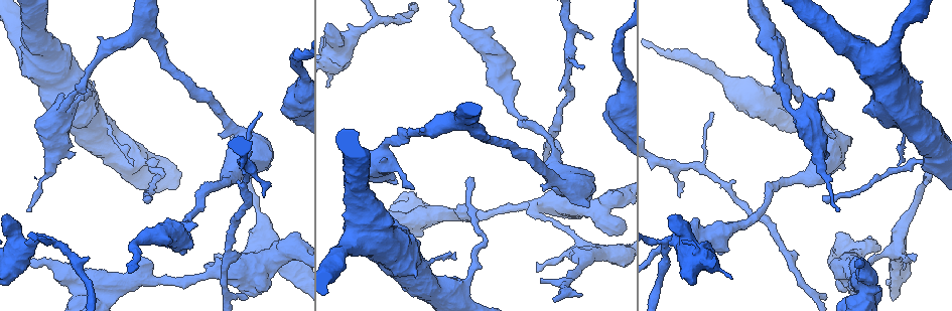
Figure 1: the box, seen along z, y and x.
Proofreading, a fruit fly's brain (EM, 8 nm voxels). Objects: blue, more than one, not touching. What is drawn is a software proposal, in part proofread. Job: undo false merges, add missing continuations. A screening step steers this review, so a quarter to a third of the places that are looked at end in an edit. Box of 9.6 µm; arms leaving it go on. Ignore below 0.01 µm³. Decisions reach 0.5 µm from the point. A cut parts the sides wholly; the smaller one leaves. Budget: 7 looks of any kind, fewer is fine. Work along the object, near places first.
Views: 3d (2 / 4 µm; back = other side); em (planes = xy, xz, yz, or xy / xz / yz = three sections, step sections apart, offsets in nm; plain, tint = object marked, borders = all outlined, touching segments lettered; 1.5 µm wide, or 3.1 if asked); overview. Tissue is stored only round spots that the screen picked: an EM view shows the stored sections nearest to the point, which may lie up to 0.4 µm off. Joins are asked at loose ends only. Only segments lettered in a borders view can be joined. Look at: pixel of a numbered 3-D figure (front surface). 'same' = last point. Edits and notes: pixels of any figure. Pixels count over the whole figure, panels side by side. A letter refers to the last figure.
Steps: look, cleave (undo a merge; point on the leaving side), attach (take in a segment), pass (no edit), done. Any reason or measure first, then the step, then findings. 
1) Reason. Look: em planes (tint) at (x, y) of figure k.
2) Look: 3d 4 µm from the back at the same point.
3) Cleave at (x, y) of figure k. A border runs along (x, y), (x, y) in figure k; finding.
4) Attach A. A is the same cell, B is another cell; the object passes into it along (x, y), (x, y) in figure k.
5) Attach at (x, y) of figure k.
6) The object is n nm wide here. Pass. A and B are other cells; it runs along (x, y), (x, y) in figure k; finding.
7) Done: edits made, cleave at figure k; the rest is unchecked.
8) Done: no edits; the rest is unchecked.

Free end. Look: em xy step 8 (tint) at (552, 299) of figure 1.

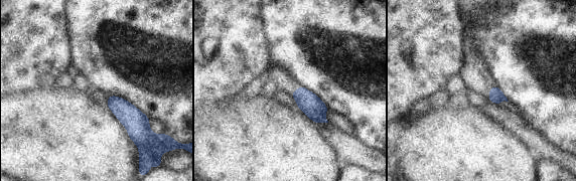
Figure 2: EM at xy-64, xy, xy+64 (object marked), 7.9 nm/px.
What lies round it. Look: em xy step 8 (borders) at the same point.

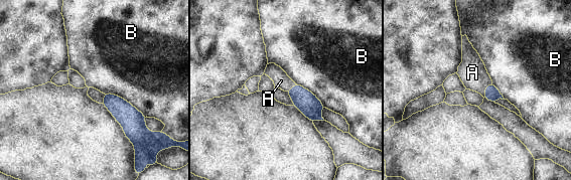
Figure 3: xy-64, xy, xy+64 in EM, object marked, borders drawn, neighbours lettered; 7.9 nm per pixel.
Attach A. A is the same cell, B is another cell; the neuron continues.

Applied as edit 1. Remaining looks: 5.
See it whole again. Look: overview.

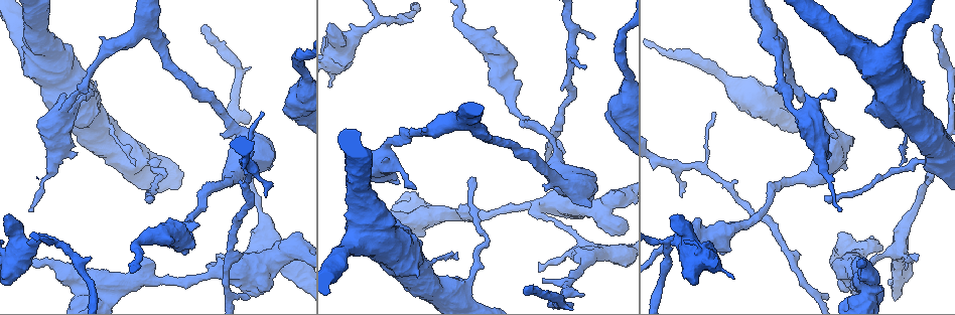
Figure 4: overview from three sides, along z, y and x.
Long arm stops here. Look: em planes (plain) at (527, 288) of figure 4.

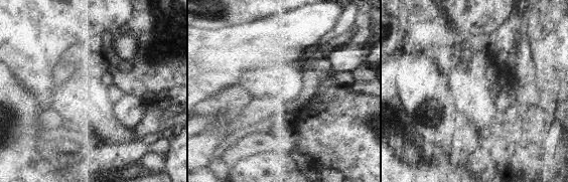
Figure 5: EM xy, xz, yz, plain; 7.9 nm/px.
What lies round it. Look: em planes (borders) at the same point.

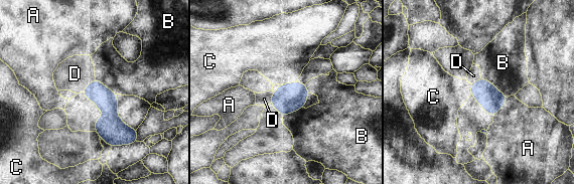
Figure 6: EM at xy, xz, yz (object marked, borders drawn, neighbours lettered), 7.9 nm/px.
Pass. A, B, C and D are other cells; a border runs along (95, 78), (82, 92) in figure 6; no lettered segment goes on from it.

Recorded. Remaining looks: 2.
Thick turns thin. Look: em planes (tint) at (906, 256) of figure 4.

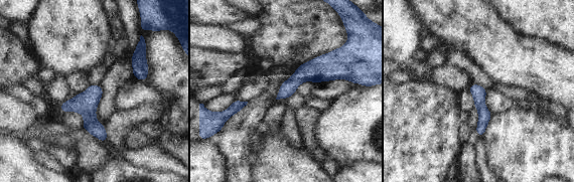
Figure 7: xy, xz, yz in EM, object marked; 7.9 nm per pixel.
Look: em planes (borders) at the same point.

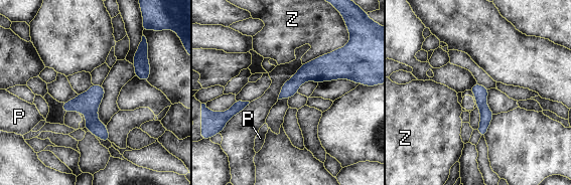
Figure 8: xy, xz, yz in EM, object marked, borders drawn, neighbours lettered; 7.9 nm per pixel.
Pass. P and Z are other cells; continuous, no second neuron.

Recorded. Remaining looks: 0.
Done: edits made, attach at figure 3; the rest is unchecked.

